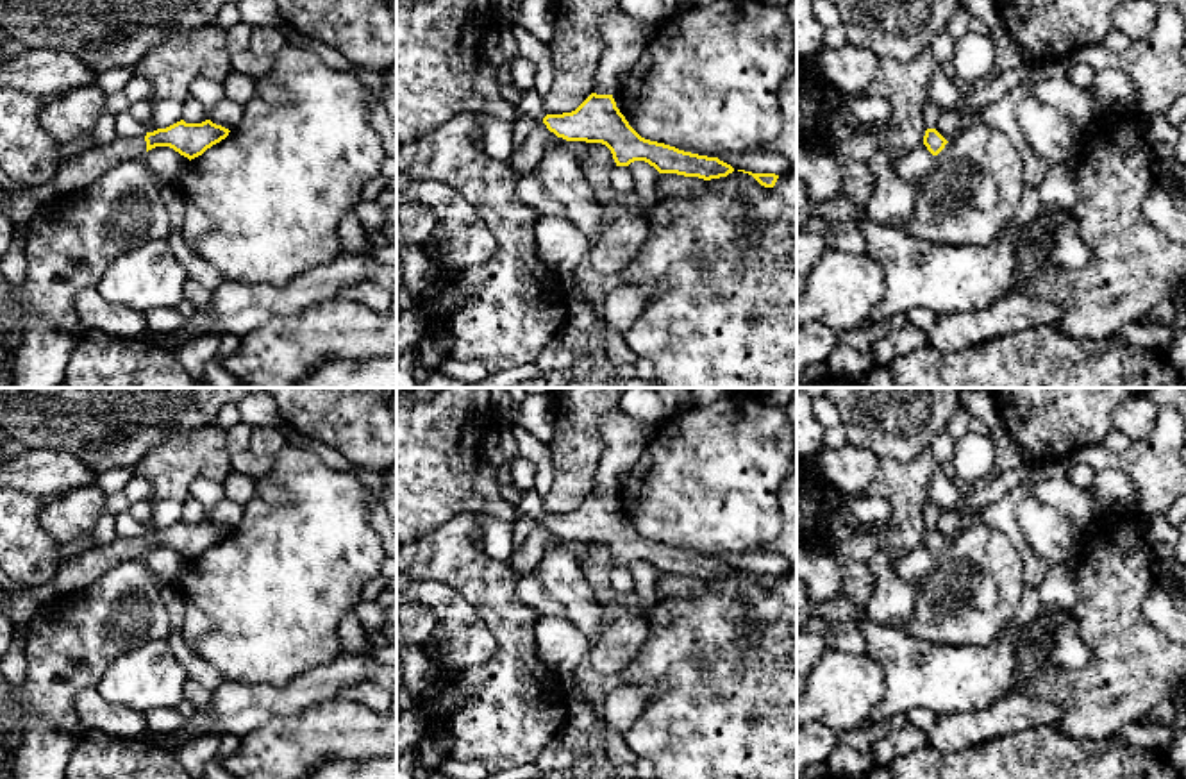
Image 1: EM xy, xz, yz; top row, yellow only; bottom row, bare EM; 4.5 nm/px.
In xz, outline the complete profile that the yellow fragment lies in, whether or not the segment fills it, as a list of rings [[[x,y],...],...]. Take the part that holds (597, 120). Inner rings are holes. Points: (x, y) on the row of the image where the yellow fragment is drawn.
[[[536,89],[522,93],[513,104],[514,120],[532,118],[545,123],[550,132],[566,141],[606,145],[616,166],[645,161],[659,173],[677,173],[704,180],[727,177],[734,168],[718,157],[698,155],[675,147],[641,138],[616,107],[613,95],[591,93],[575,111],[548,114],[543,96]]]

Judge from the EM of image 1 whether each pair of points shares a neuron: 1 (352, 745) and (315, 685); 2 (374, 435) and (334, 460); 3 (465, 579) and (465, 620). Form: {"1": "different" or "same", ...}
{"1": "different", "2": "different", "3": "different"}

